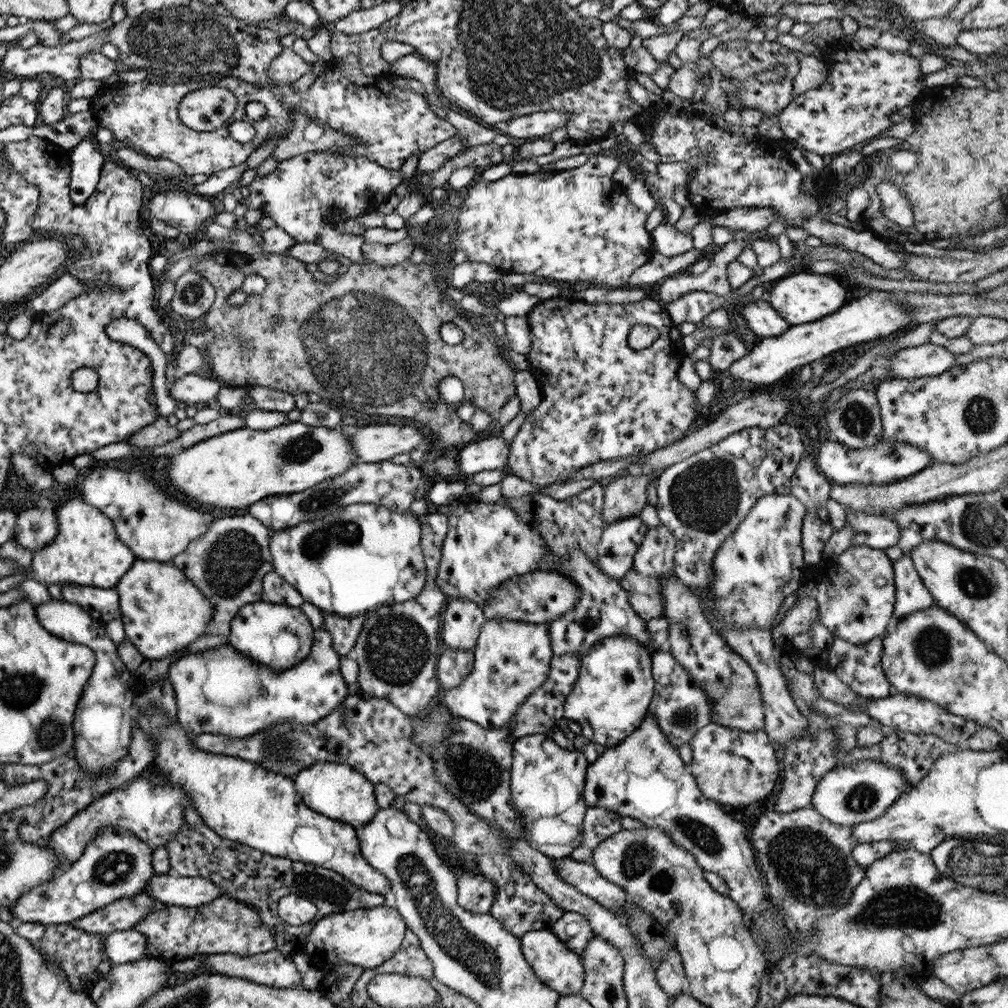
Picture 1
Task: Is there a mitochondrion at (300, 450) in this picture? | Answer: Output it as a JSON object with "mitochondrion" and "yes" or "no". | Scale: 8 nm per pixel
{"mitochondrion":"yes"}

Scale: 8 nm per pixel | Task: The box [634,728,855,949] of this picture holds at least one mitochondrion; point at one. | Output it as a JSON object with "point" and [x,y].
{"point":[810,869]}

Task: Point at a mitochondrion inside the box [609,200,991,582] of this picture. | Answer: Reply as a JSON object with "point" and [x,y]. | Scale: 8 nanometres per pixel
{"point":[705,496]}

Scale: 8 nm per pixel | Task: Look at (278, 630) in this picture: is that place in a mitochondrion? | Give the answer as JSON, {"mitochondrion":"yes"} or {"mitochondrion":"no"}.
{"mitochondrion":"no"}

